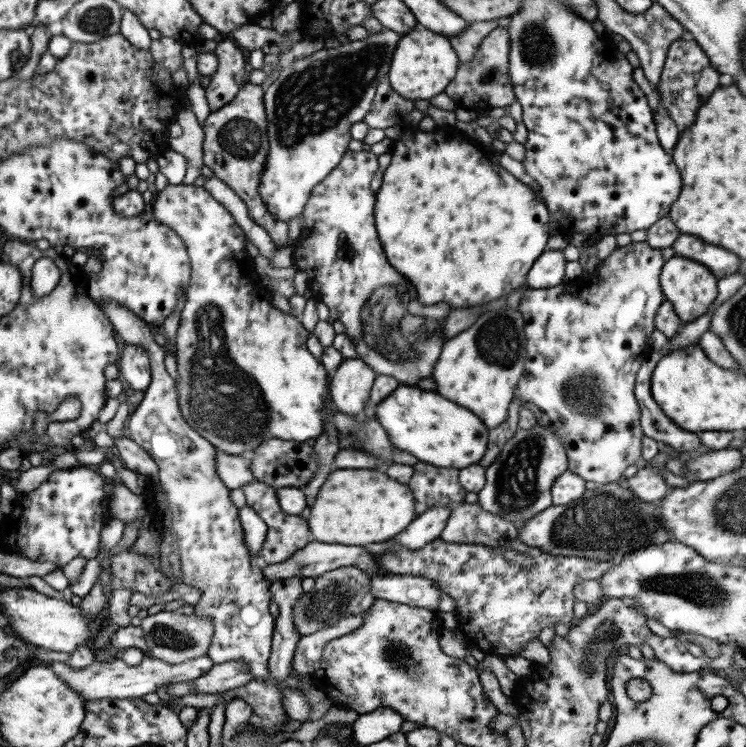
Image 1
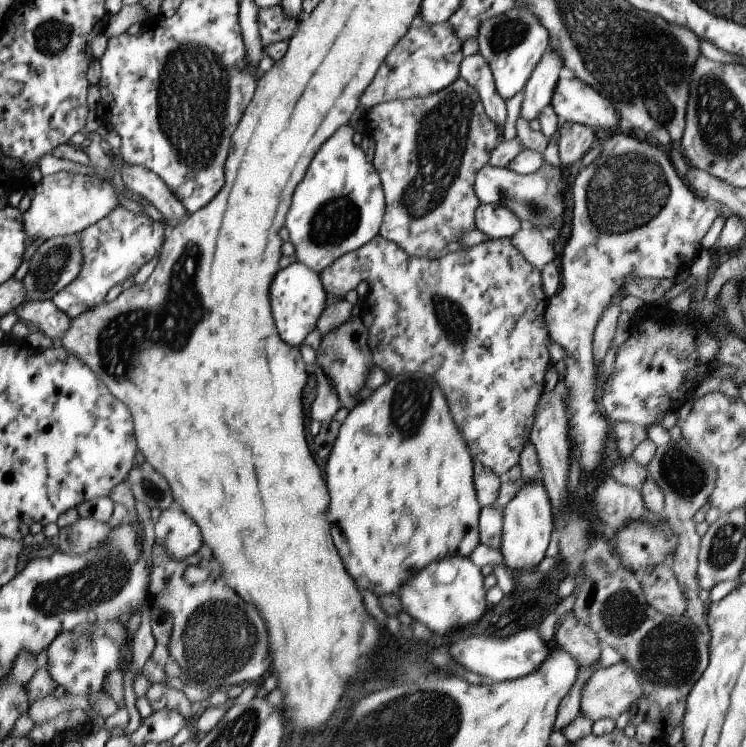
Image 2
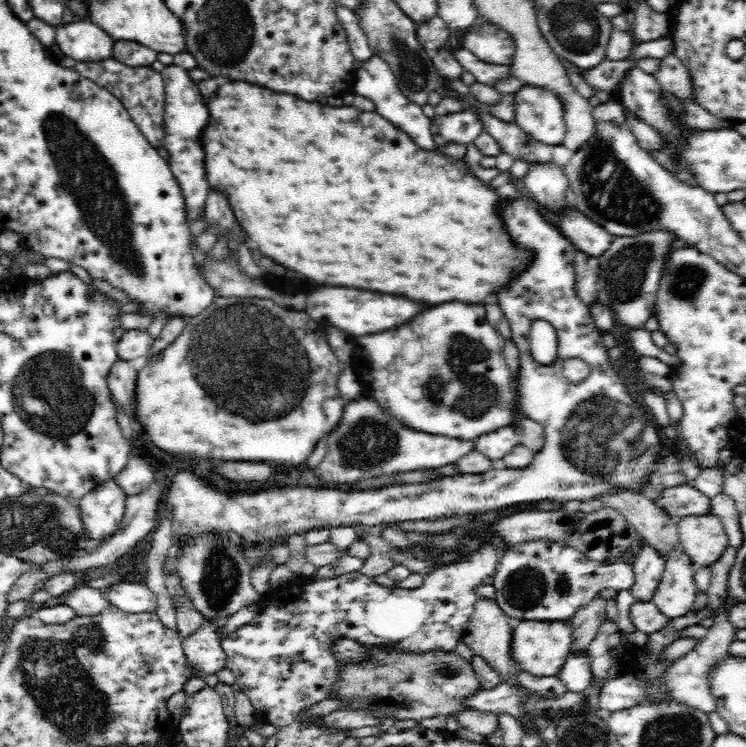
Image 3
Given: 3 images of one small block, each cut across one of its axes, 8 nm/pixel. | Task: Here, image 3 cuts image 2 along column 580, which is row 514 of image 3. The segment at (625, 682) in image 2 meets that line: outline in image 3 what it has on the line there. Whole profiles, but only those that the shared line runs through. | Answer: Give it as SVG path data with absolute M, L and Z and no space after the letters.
M716 514L684 516L676 520L682 550L692 558L696 568L712 566L730 546L724 524Z

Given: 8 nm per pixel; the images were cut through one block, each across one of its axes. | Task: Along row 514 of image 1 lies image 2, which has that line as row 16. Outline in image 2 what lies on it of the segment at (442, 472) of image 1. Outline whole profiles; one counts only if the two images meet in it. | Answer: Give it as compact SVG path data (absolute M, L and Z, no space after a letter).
M417 14L409 24L405 36L393 46L393 50L385 56L383 64L377 68L373 80L359 98L359 106L367 114L367 110L391 100L425 98L435 92L441 92L443 88L449 88L449 84L453 84L459 78L459 68L463 62L461 44L463 42L455 36L453 28L447 22L429 26Z

